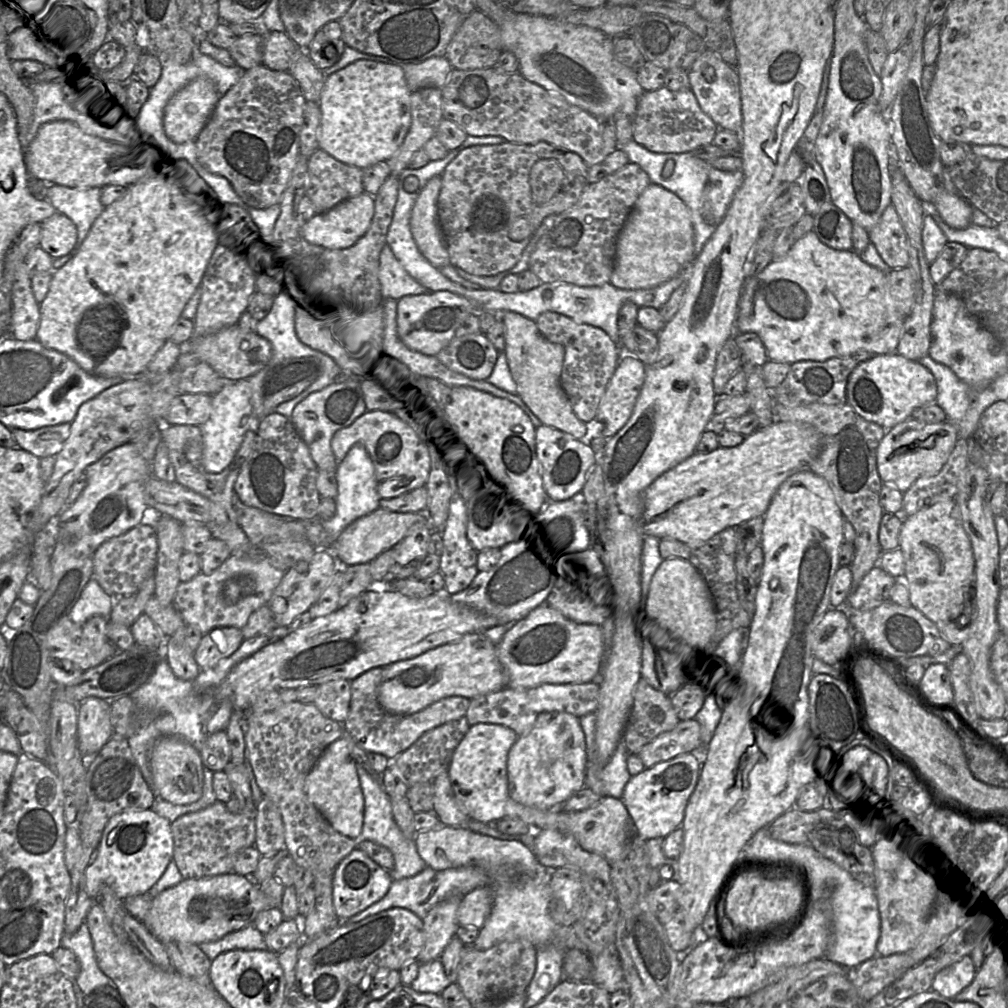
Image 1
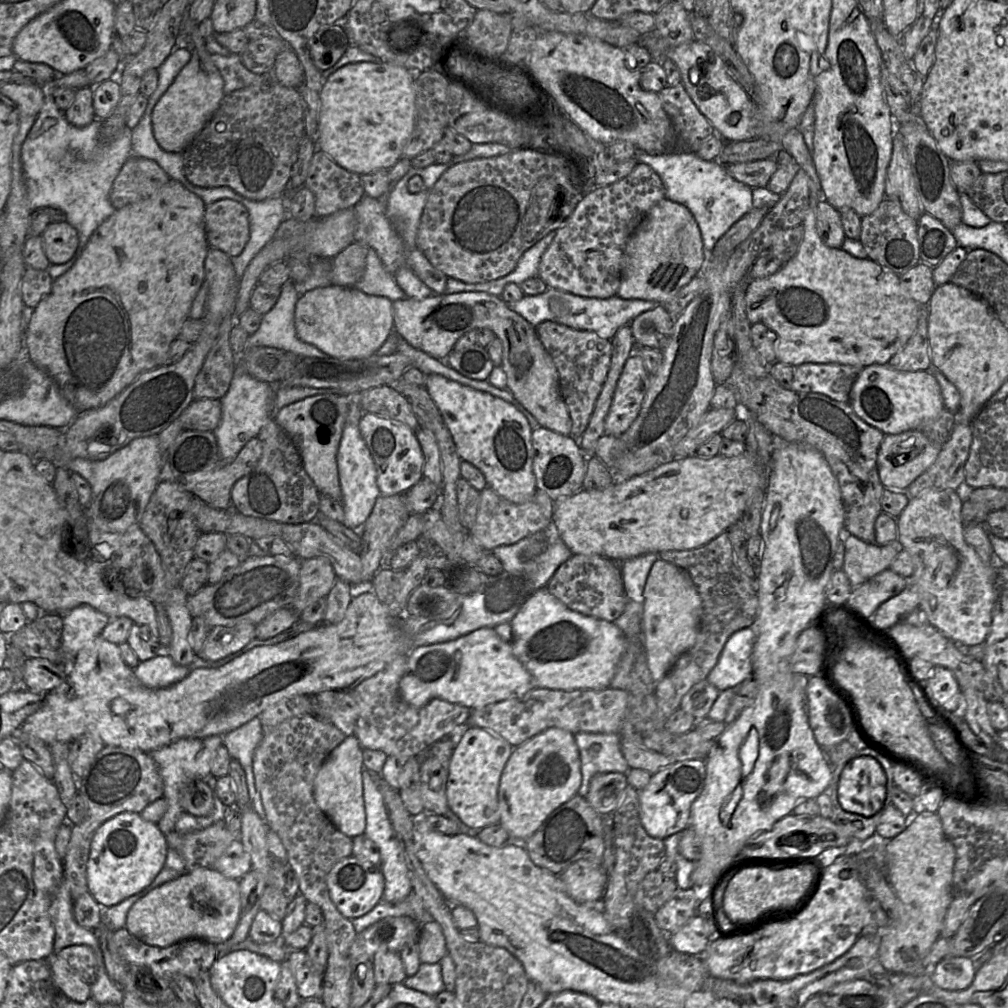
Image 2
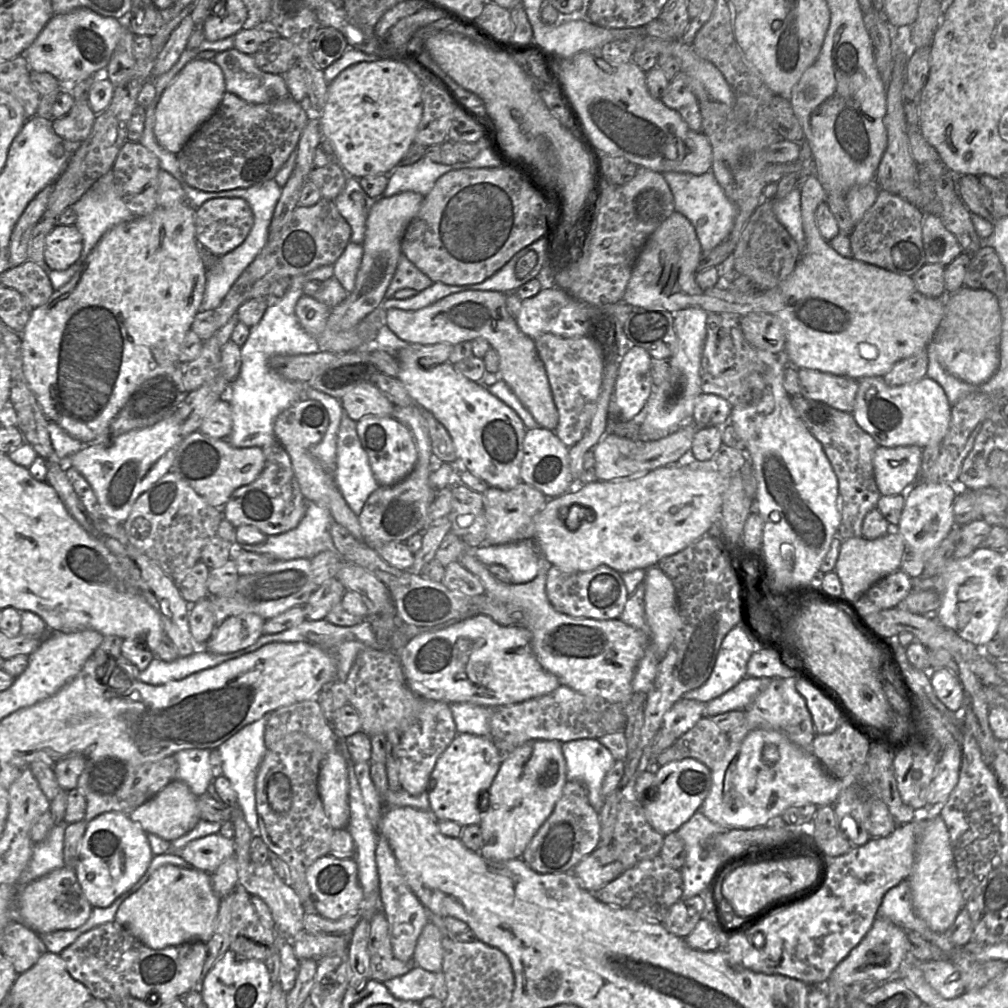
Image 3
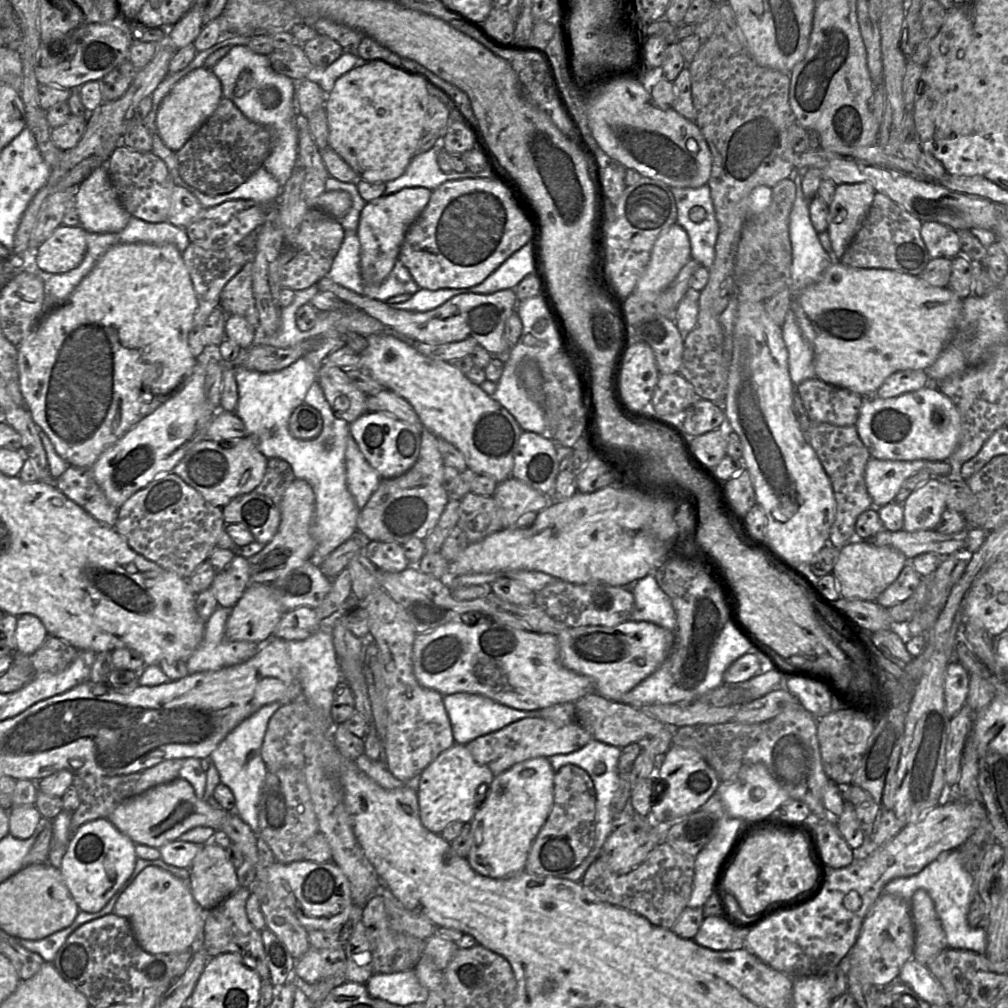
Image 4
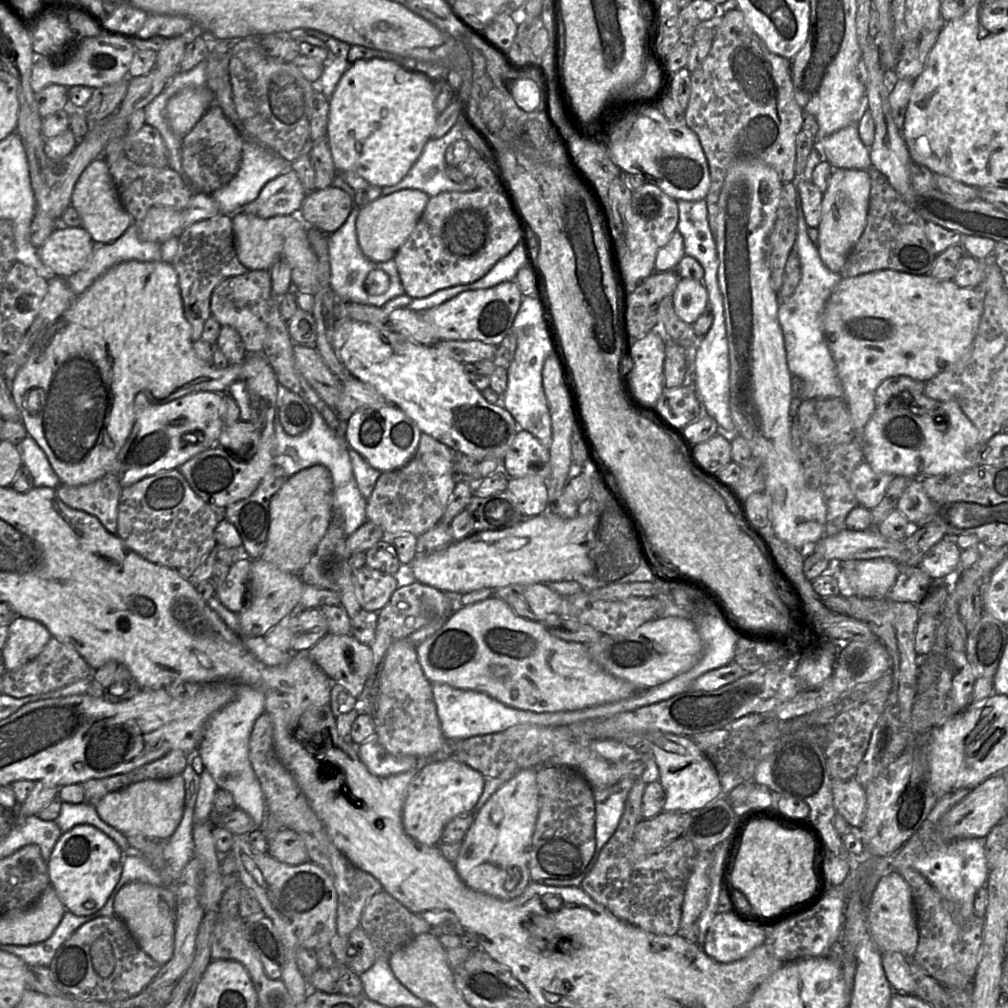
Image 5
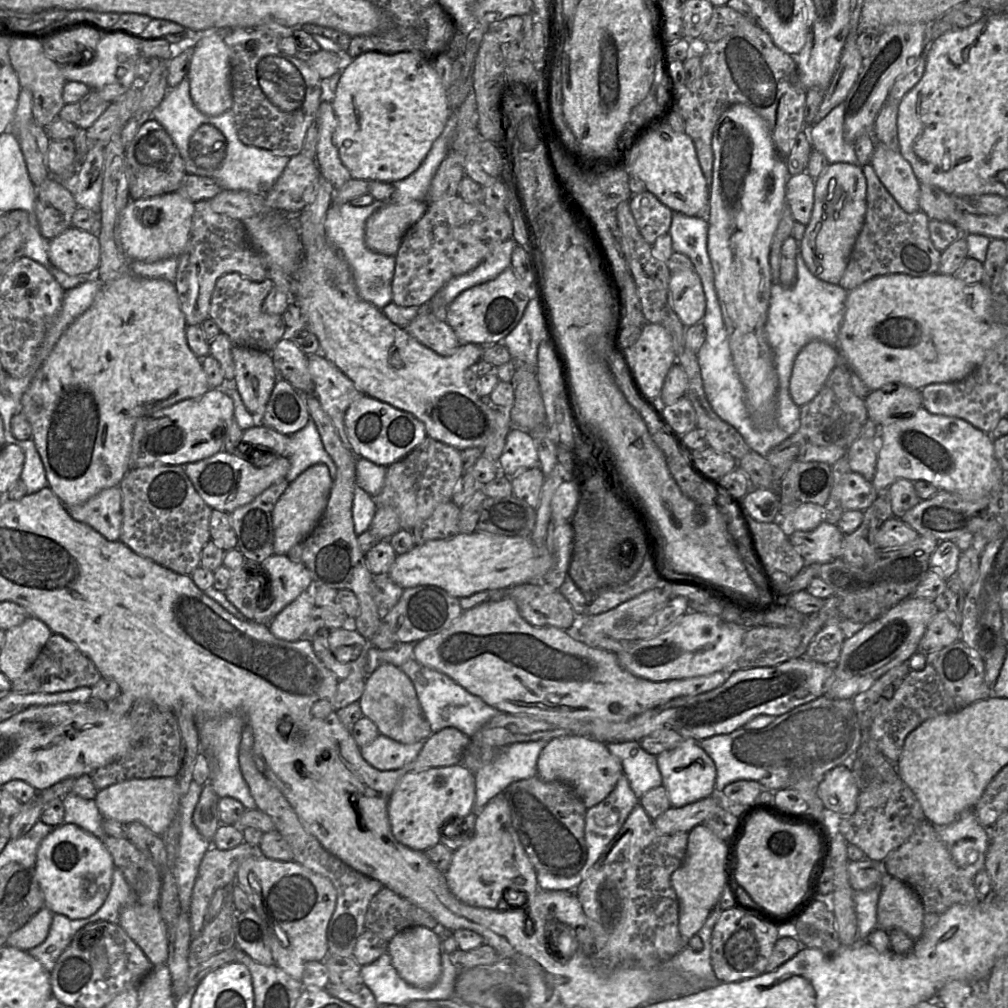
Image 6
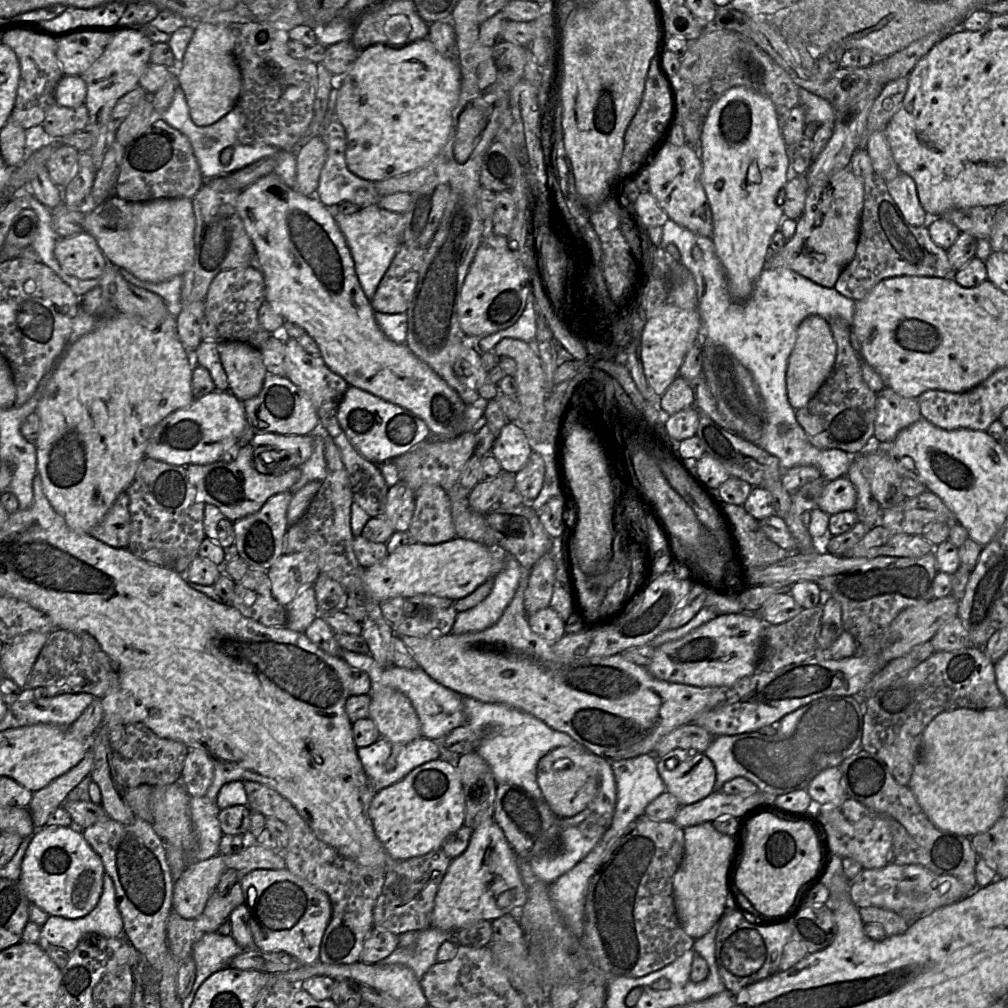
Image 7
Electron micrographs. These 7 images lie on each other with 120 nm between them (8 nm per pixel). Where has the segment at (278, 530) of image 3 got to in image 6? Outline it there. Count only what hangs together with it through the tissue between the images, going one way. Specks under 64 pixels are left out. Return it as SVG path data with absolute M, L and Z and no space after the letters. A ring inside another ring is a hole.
M286 478L281 479L253 501L230 513L230 520L237 538L236 548L245 559L261 564L274 555L272 511L288 485Z

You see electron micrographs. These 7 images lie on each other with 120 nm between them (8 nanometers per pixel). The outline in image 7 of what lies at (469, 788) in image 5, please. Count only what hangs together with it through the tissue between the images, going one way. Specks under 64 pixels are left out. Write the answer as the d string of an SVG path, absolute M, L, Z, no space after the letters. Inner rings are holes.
M437 759L413 769L399 782L375 794L369 816L378 840L393 861L404 861L441 849L443 841L464 825L465 819L465 798L455 764Z

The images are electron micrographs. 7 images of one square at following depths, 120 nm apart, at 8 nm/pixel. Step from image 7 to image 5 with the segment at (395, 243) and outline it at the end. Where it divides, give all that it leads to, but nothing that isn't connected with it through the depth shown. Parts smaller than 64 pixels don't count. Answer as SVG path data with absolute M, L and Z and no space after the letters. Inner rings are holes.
M353 205L351 213L344 224L335 232L329 234L329 262L331 269L331 285L341 302L351 302L381 308L390 300L405 294L395 260L373 262L363 254L357 238L356 221L362 207ZM371 272L383 272L389 278L389 284L384 293L371 295L366 290L366 280Z

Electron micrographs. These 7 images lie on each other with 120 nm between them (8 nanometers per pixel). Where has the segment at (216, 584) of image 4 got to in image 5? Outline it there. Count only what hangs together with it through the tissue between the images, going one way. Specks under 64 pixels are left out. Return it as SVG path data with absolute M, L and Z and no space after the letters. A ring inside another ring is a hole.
M250 558L235 560L225 580L215 586L215 595L228 610L237 613L244 606Z

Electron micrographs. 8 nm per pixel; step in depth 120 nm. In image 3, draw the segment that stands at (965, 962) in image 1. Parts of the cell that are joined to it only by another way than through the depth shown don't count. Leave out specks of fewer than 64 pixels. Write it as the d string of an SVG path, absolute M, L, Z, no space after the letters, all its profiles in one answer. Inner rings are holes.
M945 960L923 962L924 977L929 985L943 998L954 999L965 992L958 968Z

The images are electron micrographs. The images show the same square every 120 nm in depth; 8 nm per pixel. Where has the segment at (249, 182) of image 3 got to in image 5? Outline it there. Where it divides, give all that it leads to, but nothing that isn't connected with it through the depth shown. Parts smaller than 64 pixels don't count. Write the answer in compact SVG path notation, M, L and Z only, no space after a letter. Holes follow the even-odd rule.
M212 106L182 140L182 167L187 183L196 191L210 194L225 187L241 164L243 139L220 106Z

